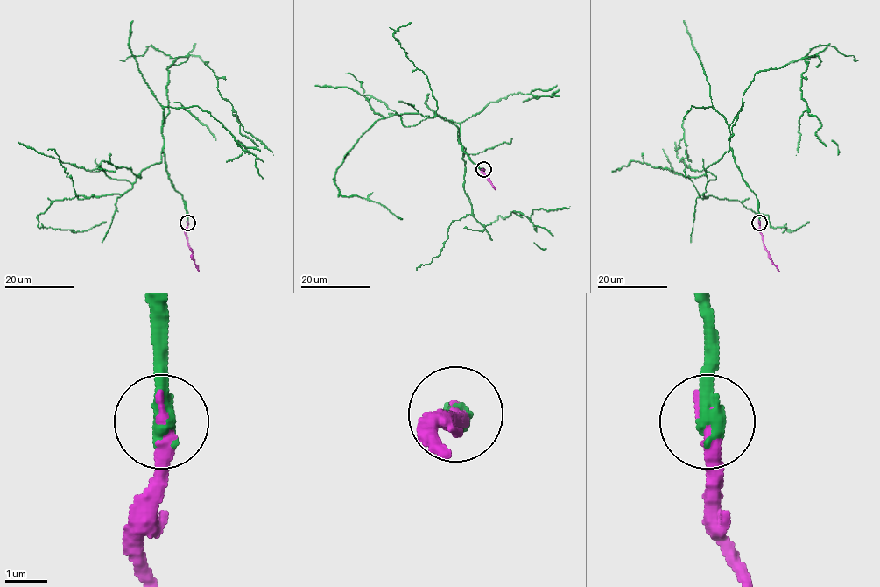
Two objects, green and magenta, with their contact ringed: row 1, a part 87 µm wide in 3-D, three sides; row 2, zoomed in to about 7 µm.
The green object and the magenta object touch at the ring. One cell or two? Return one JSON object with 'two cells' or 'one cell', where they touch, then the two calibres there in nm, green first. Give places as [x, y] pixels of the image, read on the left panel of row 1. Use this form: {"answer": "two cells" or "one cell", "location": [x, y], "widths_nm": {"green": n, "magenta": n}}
{"answer": "one cell", "location": [187, 222], "widths_nm": {"green": 440, "magenta": 440}}

